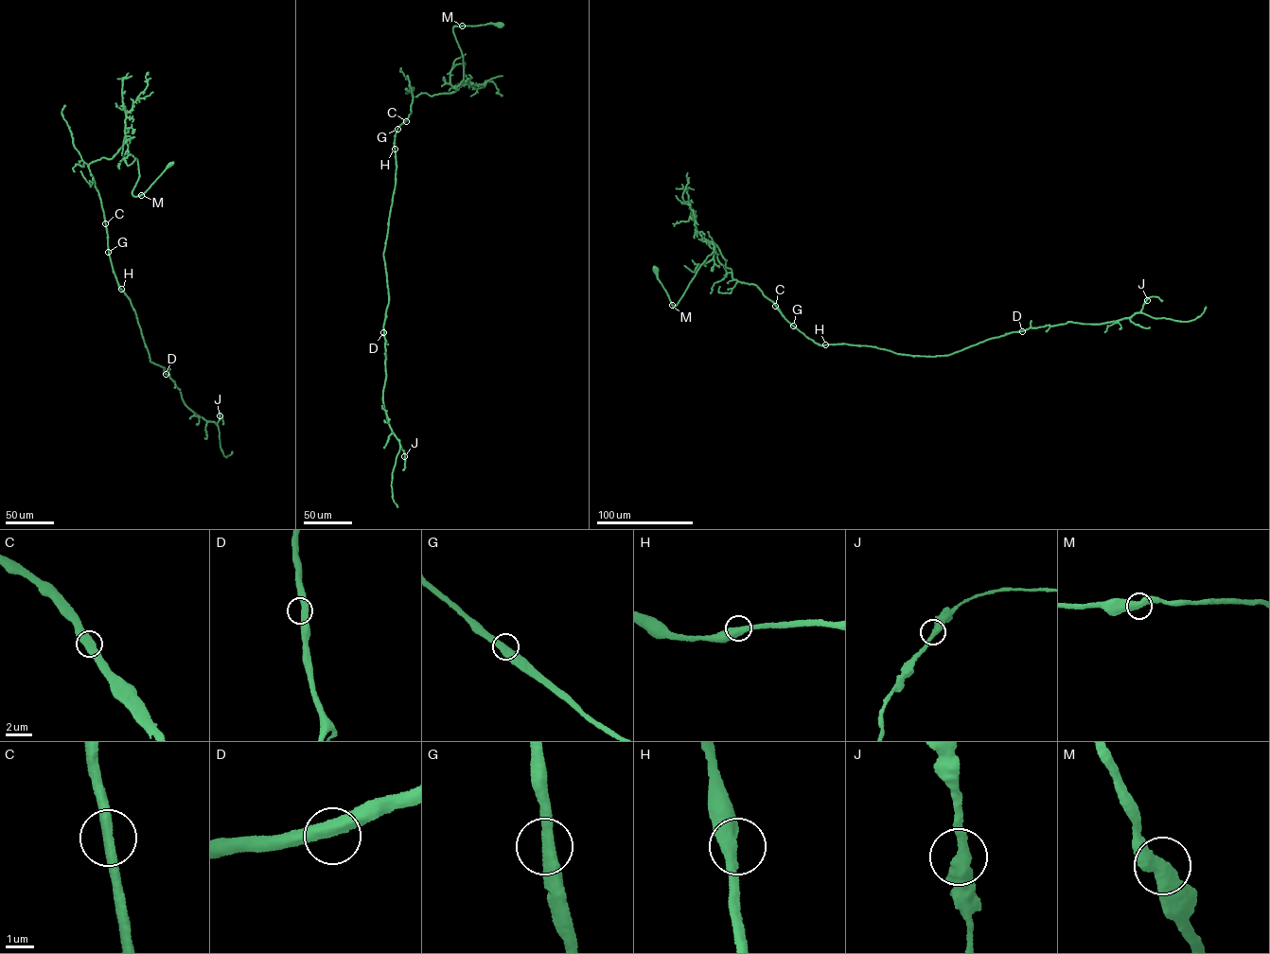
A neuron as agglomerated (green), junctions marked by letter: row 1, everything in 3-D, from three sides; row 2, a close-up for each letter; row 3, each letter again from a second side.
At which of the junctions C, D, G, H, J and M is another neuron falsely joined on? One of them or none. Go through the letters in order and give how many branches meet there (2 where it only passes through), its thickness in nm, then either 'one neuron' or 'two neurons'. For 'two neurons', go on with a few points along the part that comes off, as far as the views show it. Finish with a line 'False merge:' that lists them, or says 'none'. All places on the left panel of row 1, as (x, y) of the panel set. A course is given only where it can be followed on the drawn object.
C: 2 | 480 nm | one neuron
D: 2 | 460 nm | one neuron
G: 2 | 480 nm | one neuron
H: 2 | 480 nm | one neuron
J: 2 | 480 nm | one neuron
M: 2 | 480 nm | one neuron
False merge: none

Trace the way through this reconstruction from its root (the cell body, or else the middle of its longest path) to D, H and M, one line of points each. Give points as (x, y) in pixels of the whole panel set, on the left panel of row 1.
D: (169, 164), (134, 196), (138, 166), (125, 142), (112, 158), (88, 166), (113, 272), (149, 361), (166, 374)
H: (169, 164), (134, 196), (138, 166), (125, 142), (112, 158), (88, 166), (121, 289)
M: (169, 164), (141, 195)

